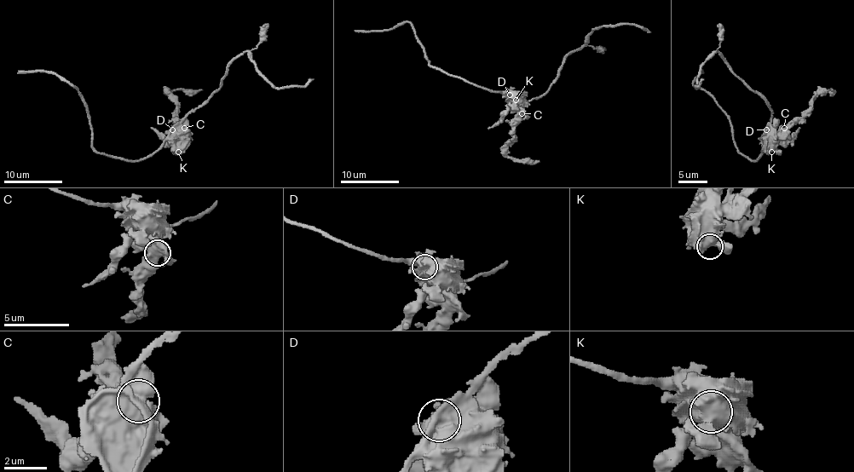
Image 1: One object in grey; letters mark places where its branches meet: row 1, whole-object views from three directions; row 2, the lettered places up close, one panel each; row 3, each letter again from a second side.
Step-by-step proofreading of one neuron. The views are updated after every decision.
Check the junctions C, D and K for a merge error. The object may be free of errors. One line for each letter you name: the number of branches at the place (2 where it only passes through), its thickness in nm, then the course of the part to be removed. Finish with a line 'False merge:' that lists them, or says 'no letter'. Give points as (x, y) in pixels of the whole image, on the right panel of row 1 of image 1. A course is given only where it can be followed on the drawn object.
D: Branches: 2. Thickness 600 nm. Course of the part to remove: (765, 129), (764, 148), (757, 158), (744, 156), (735, 146), (726, 112), (693, 83), (701, 72)
False merge: D

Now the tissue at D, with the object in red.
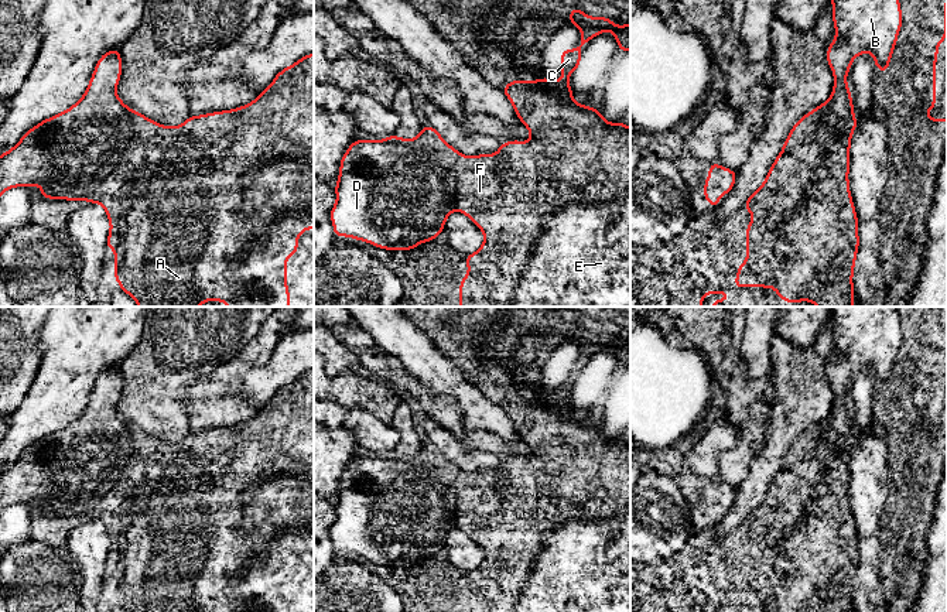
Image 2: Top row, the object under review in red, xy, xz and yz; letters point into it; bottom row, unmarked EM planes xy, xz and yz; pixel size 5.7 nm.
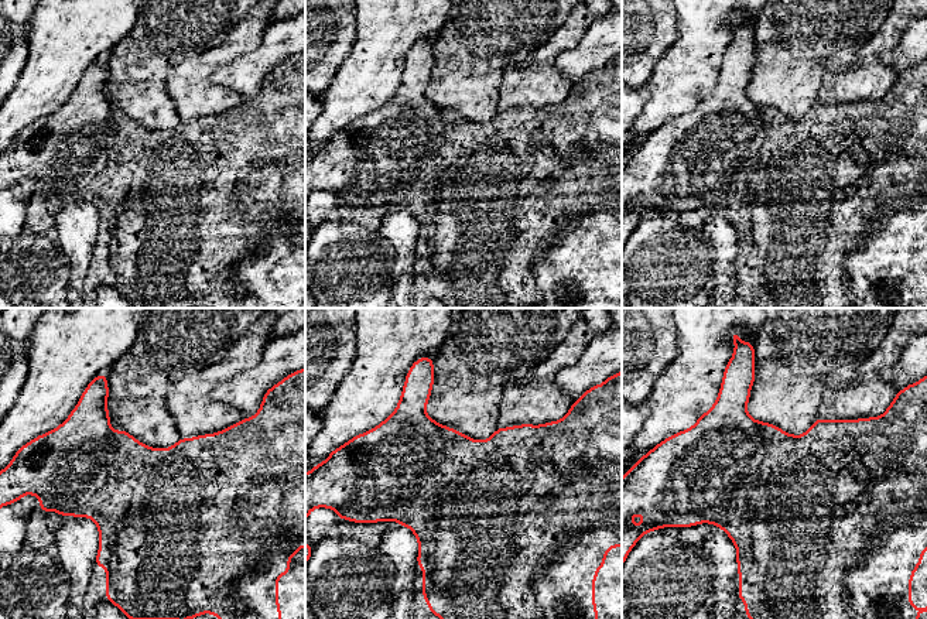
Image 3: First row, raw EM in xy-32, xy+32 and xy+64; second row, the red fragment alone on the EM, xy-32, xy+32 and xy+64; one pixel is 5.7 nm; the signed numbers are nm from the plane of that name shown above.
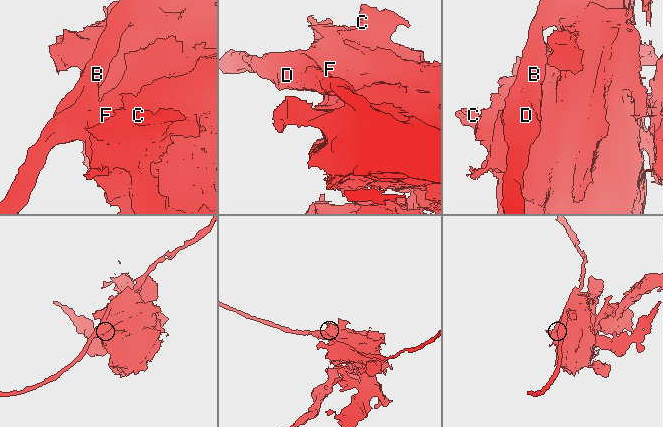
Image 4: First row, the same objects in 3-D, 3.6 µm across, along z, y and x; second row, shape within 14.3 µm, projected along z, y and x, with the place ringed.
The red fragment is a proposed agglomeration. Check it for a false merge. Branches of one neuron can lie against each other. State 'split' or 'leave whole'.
split

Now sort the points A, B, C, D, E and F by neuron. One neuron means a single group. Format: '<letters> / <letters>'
A C E F / B D

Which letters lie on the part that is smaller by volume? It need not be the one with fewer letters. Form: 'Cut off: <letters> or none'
Cut off: B, D

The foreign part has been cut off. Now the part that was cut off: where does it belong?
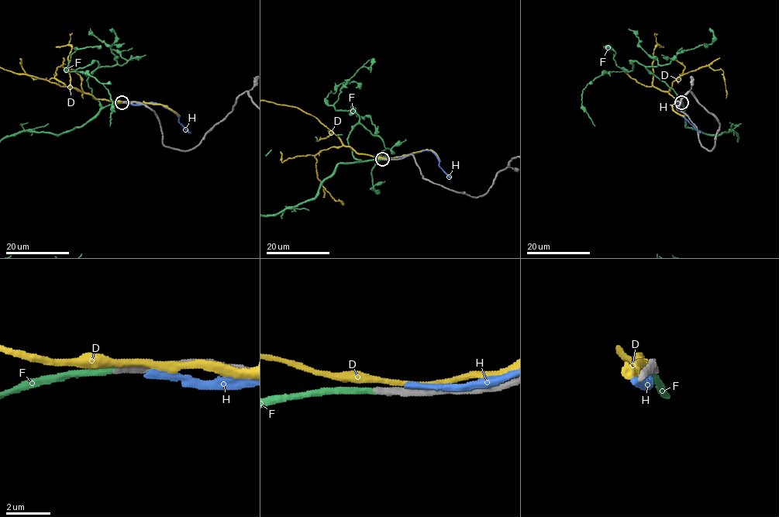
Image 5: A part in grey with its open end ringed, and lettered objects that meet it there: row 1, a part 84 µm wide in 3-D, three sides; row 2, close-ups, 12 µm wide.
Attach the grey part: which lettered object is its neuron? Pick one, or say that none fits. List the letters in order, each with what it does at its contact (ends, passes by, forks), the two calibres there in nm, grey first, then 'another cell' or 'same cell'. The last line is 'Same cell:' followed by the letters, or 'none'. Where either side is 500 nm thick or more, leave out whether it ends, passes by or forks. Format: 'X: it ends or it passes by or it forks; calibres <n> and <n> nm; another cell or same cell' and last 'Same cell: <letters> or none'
D: it passes by; calibres 480 and 280 nm; another cell
F: it ends; calibres 380 and 280 nm; same cell
H: it ends; calibres 320 and 380 nm; another cell
Same cell: F

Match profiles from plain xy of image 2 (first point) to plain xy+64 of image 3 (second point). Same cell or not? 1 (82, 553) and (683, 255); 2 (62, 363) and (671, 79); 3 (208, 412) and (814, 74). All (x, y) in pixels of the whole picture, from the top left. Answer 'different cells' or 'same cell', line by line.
1: different cells
2: same cell
3: different cells

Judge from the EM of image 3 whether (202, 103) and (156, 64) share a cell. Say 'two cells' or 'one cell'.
two cells

